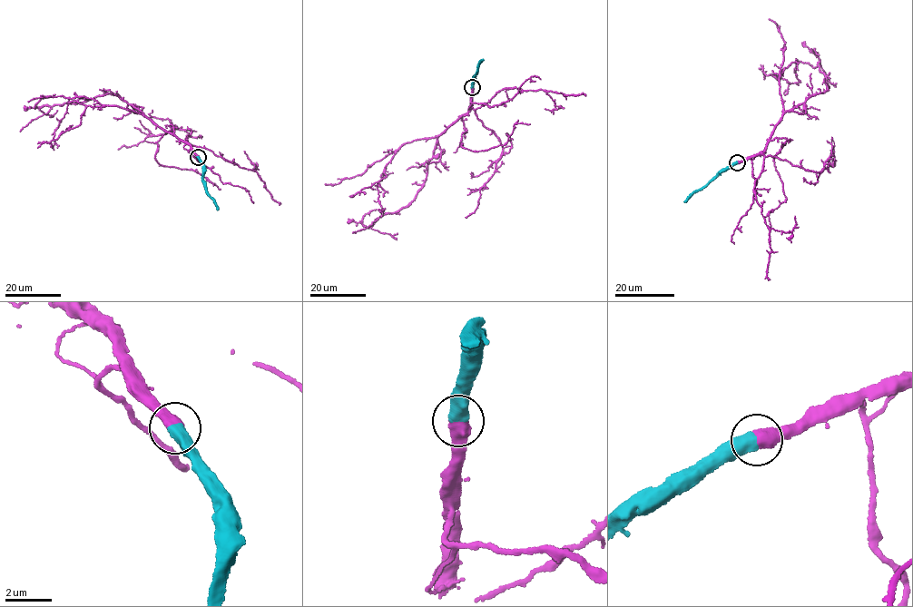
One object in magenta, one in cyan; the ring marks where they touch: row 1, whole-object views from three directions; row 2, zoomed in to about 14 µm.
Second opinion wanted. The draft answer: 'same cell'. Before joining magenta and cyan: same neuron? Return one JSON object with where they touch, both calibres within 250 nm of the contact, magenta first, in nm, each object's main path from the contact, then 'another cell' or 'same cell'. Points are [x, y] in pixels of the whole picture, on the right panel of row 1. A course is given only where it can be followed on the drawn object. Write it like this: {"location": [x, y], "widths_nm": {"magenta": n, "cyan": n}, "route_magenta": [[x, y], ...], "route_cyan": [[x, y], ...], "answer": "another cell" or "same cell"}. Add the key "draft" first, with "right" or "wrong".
{"draft": "right", "location": [737, 162], "widths_nm": {"magenta": 600, "cyan": 600}, "route_magenta": [[738, 162], [763, 153], [784, 112], [827, 90], [814, 49], [819, 55]], "route_cyan": [[737, 162], [704, 187], [692, 192], [683, 201]], "answer": "same cell"}

